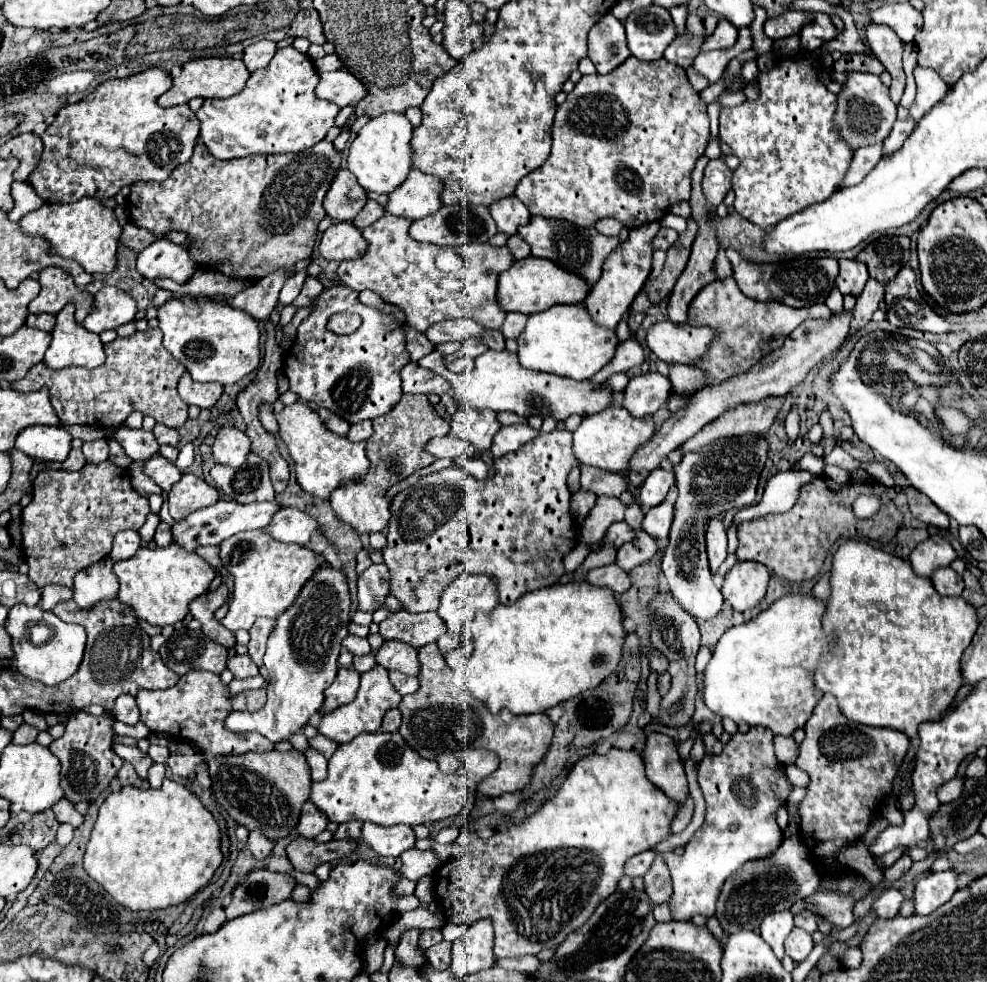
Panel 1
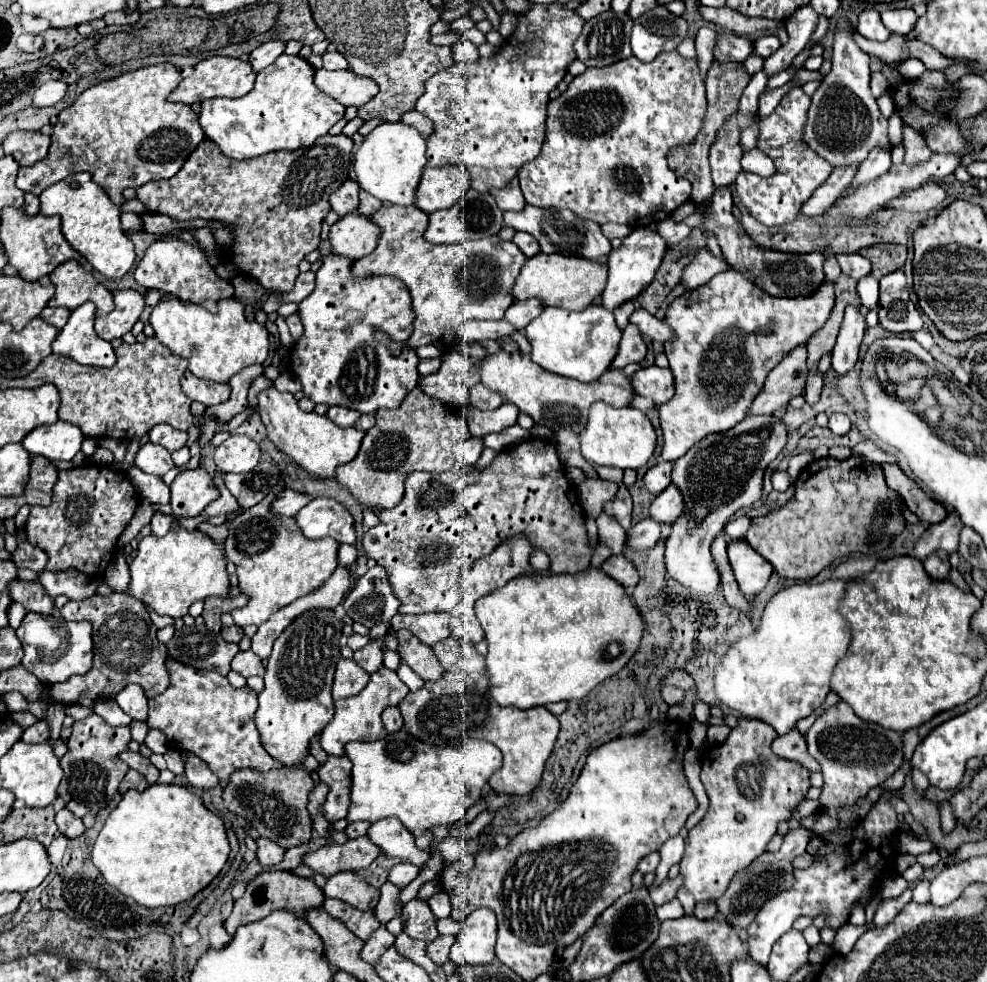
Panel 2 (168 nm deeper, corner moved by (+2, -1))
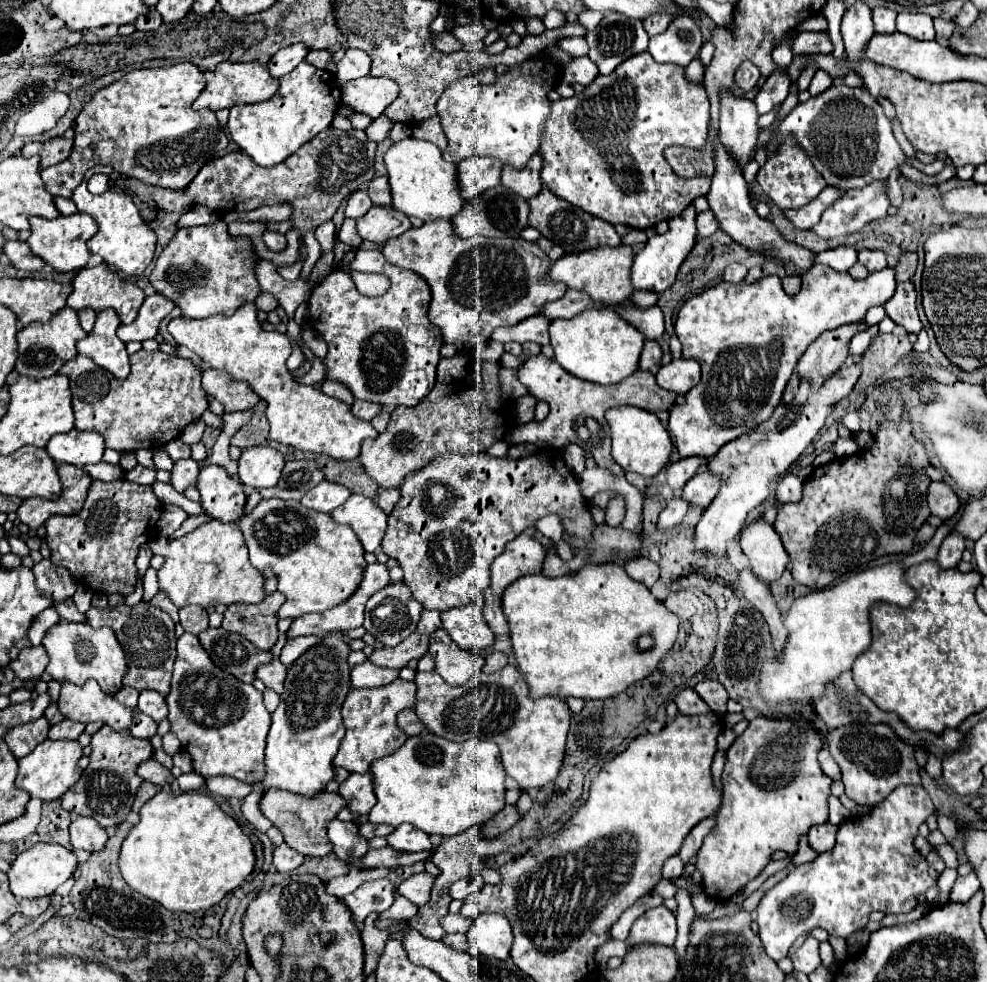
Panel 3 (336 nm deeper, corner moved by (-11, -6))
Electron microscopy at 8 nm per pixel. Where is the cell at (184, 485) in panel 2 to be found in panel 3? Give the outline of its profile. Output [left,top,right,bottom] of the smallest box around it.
[197,467,247,523]

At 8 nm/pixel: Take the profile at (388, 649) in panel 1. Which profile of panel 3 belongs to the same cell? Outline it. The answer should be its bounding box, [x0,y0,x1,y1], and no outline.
[429,629,485,685]

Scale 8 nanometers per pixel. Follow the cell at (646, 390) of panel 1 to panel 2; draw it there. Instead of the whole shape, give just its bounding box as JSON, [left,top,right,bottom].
[632,366,674,406]

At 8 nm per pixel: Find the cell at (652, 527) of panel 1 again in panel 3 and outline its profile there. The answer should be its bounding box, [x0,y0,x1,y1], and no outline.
[683,471,719,507]

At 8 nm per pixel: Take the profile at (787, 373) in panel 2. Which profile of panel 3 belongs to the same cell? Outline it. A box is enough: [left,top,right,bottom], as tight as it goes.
[797,323,867,387]

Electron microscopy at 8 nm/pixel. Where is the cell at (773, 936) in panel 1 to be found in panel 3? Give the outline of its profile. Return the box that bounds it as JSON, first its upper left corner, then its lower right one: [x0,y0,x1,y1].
[757,785,935,961]

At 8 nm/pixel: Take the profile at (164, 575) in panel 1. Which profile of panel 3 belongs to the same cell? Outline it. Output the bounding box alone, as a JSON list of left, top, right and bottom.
[149,519,265,607]

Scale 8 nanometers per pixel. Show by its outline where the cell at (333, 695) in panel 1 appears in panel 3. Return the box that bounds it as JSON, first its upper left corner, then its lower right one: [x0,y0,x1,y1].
[351,661,399,687]

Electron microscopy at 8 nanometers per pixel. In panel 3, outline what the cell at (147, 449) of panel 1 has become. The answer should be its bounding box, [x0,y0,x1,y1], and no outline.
[171,459,199,493]

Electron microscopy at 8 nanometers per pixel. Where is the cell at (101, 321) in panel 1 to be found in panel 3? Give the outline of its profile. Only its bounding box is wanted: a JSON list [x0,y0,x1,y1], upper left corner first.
[119,293,175,343]

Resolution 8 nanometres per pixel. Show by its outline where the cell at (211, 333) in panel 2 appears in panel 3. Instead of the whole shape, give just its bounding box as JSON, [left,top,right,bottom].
[169,303,379,459]

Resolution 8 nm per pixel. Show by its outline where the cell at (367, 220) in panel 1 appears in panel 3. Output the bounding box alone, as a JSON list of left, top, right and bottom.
[369,177,391,205]

